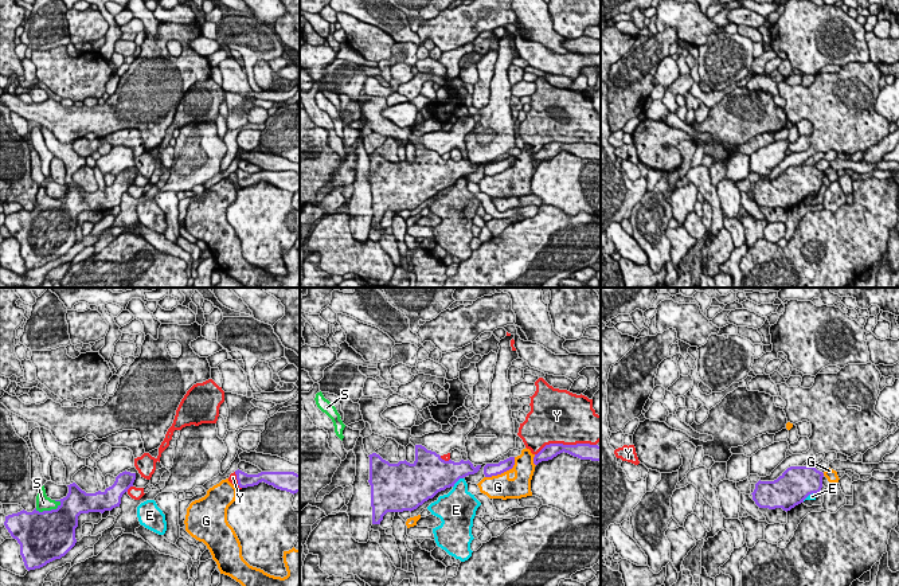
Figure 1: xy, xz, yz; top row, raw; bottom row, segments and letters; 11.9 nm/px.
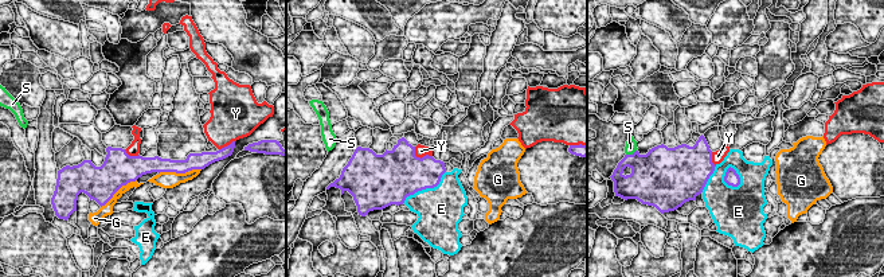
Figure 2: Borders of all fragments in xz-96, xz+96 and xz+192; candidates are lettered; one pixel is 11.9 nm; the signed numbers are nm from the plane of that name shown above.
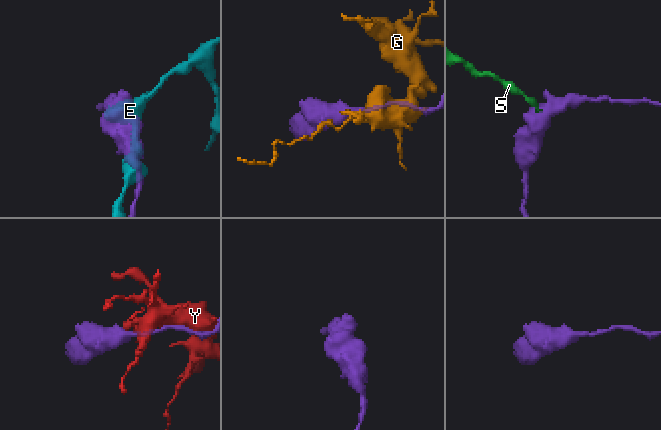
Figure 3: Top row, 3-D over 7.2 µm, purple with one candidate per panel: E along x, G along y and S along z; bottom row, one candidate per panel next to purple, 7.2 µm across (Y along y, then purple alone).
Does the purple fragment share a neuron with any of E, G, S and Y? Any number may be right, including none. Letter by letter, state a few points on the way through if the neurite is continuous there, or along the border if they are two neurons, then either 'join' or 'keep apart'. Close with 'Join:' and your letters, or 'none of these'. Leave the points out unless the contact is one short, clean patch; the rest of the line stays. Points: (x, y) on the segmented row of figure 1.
E: keep apart
G: keep apart
S: way xy (53, 531), (53, 520), (49, 511), (43, 503); join
Y: keep apart
Join: S

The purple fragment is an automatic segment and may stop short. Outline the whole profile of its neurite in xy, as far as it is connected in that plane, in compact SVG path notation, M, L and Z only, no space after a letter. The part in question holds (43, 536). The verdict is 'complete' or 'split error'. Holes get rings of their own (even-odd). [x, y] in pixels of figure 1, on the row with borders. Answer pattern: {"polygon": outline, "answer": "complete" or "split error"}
{"polygon": "M122 472L116 477L112 487L103 492L86 493L75 483L67 485L69 493L60 500L51 500L46 495L44 485L39 487L36 496L36 508L32 512L20 511L5 516L4 526L13 539L20 544L20 555L26 569L35 570L47 563L65 556L77 543L75 528L78 527L78 516L81 513L112 511L120 507L121 497L136 480L136 473Z", "answer": "split error"}

